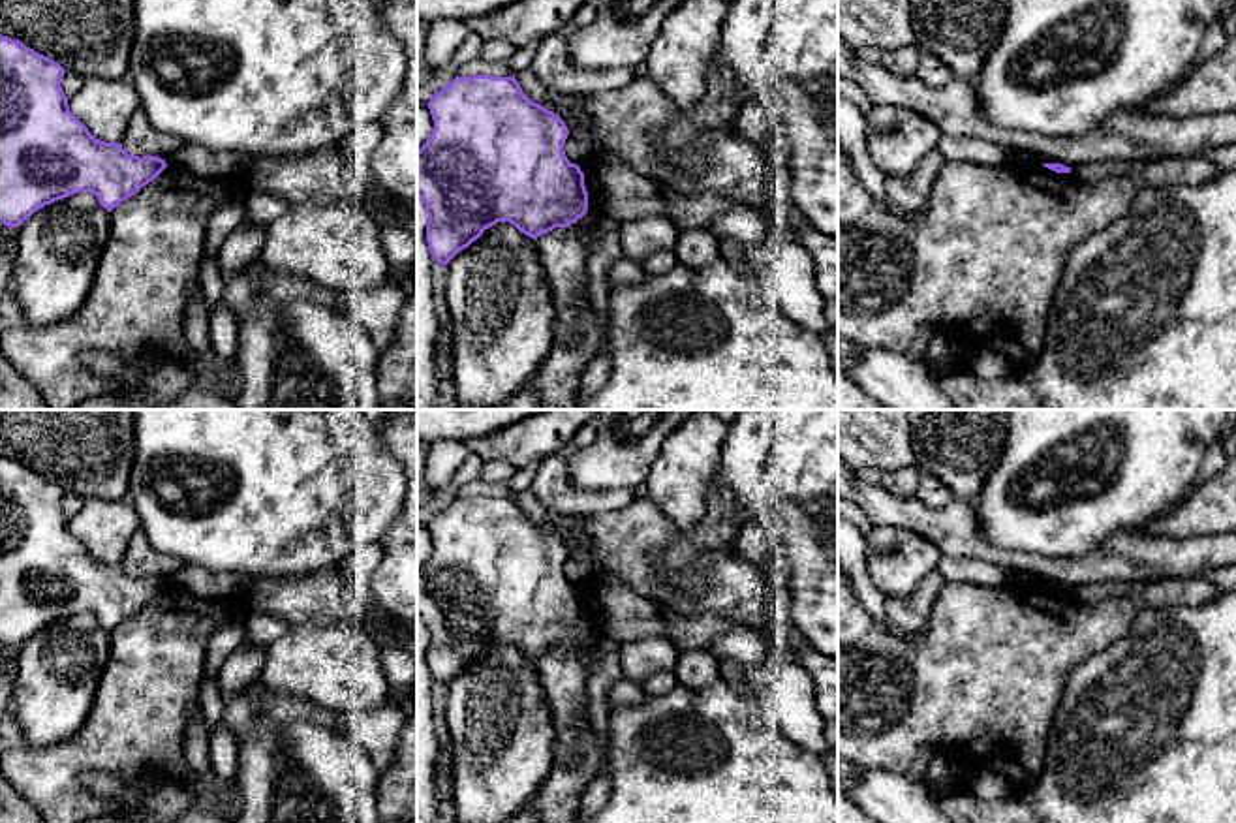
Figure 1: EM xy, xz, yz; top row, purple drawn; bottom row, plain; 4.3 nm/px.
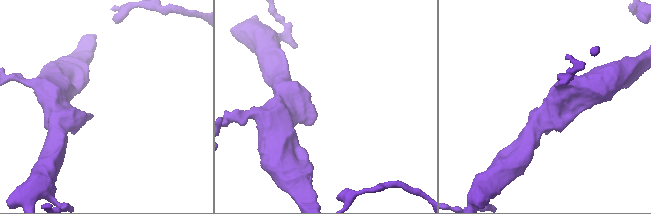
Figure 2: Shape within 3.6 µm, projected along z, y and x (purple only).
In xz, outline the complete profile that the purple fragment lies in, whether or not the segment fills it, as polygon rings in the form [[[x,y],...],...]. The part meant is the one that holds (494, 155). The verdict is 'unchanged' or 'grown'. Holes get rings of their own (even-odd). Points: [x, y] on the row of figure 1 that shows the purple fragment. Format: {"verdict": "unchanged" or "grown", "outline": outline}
{"verdict": "unchanged", "outline": [[[456,75],[426,105],[434,130],[417,150],[417,195],[426,207],[426,242],[434,261],[447,265],[498,222],[537,239],[586,214],[584,173],[564,150],[565,122],[532,101],[515,75]]]}

